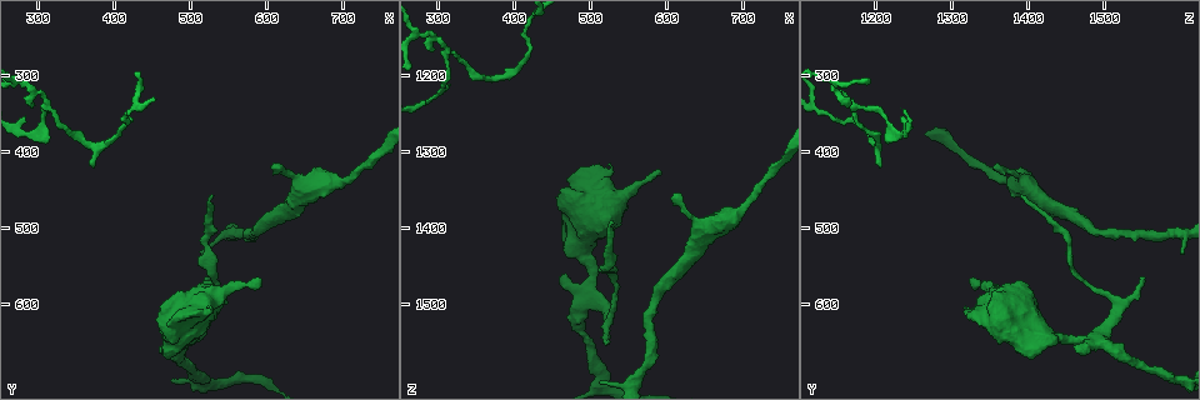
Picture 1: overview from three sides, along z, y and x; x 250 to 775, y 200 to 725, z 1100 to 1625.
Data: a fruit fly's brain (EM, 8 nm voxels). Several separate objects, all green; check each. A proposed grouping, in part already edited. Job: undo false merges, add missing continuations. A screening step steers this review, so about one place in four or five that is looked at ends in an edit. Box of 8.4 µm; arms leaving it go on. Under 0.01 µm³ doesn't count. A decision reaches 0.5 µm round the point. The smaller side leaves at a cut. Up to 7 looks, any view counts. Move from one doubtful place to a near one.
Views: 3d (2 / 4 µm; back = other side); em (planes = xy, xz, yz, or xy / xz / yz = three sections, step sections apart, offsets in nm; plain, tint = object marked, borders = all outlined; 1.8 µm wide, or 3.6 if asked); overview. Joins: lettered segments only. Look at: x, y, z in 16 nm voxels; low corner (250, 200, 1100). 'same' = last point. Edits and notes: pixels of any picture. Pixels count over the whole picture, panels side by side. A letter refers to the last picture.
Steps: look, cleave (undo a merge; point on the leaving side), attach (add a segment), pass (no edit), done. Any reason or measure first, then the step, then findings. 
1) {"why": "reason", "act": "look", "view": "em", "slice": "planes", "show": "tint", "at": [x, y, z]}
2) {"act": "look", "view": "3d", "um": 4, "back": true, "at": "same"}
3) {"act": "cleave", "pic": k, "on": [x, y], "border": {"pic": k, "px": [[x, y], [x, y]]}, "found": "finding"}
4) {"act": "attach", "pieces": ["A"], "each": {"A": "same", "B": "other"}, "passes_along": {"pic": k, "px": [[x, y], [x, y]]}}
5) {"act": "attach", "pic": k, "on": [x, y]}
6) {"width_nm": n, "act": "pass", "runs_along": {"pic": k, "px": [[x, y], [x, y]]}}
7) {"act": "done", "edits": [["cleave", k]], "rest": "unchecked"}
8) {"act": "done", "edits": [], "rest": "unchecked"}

{"why": "an open end", "act": "look", "view": "3d", "um": 4, "at": [525, 560, 1550]}

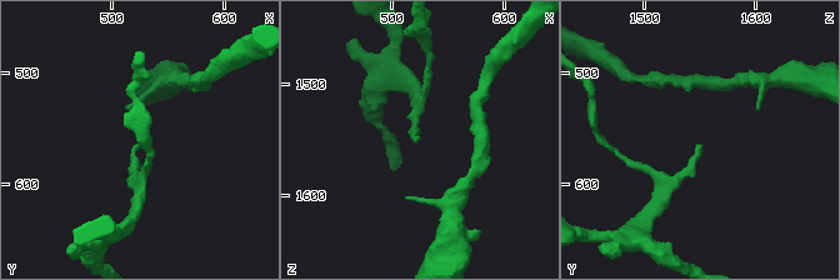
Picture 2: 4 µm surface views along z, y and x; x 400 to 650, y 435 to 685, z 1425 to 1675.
{"why": "need the tissue", "act": "look", "view": "em", "slice": "xy", "step": 4, "show": "borders", "at": [524, 564, 1548]}

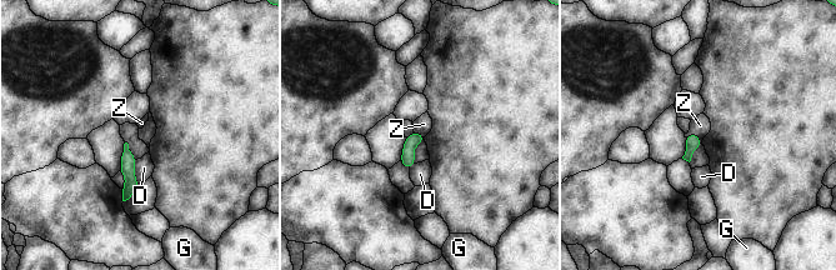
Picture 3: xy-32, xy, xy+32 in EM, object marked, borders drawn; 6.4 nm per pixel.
{"act": "look", "view": "em", "slice": "planes", "show": "borders", "at": "same"}

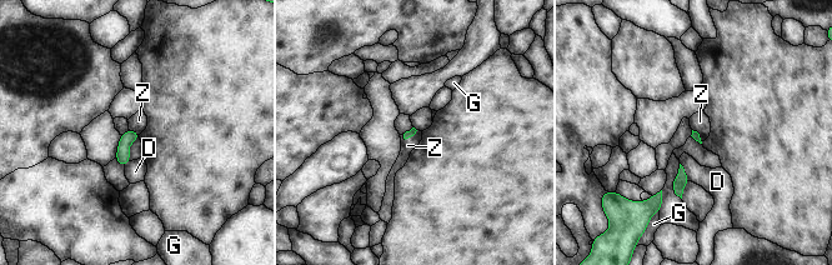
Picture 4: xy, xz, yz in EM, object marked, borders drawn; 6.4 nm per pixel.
{"longest_contact_nm": ["D", 140], "act": "attach", "pieces": ["Z"], "each": {"D": "other", "G": "other", "Z": "same"}, "passes_along": {"pic": 4, "px": [[123, 155], [134, 130], [139, 121]]}, "found": "it goes on there"}

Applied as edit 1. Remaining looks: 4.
{"why": "thin end", "act": "look", "view": "em", "slice": "planes", "show": "tint", "at": [610, 420, 1350]}

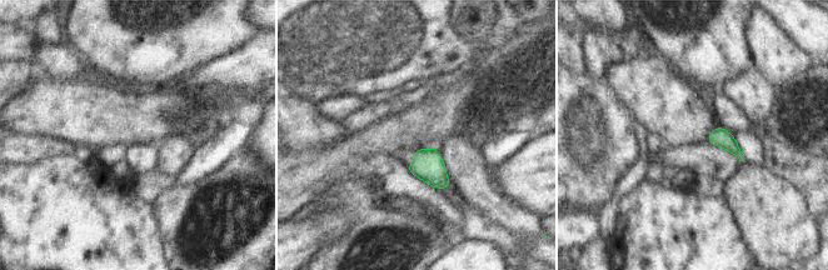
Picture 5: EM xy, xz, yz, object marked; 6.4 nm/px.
{"act": "look", "view": "em", "slice": "planes", "show": "borders", "at": "same"}

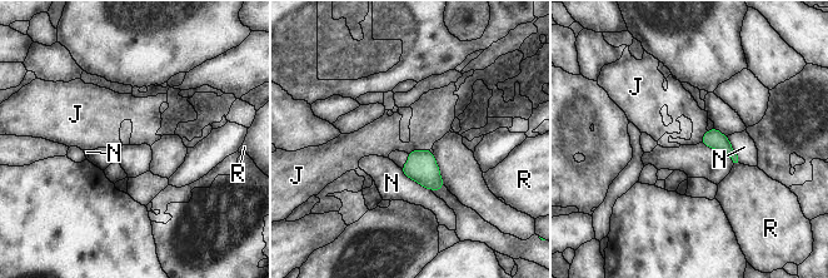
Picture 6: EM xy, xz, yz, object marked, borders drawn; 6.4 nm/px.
{"width_nm": 120, "act": "pass", "each": {"J": "other", "N": "other", "R": "other"}, "border": {"pic": 6, "px": [[429, 148], [410, 149], [407, 153]]}, "found": "none of them fits"}

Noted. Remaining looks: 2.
{"act": "done", "edits": [["attach", 4]], "rest": "unchecked"}

